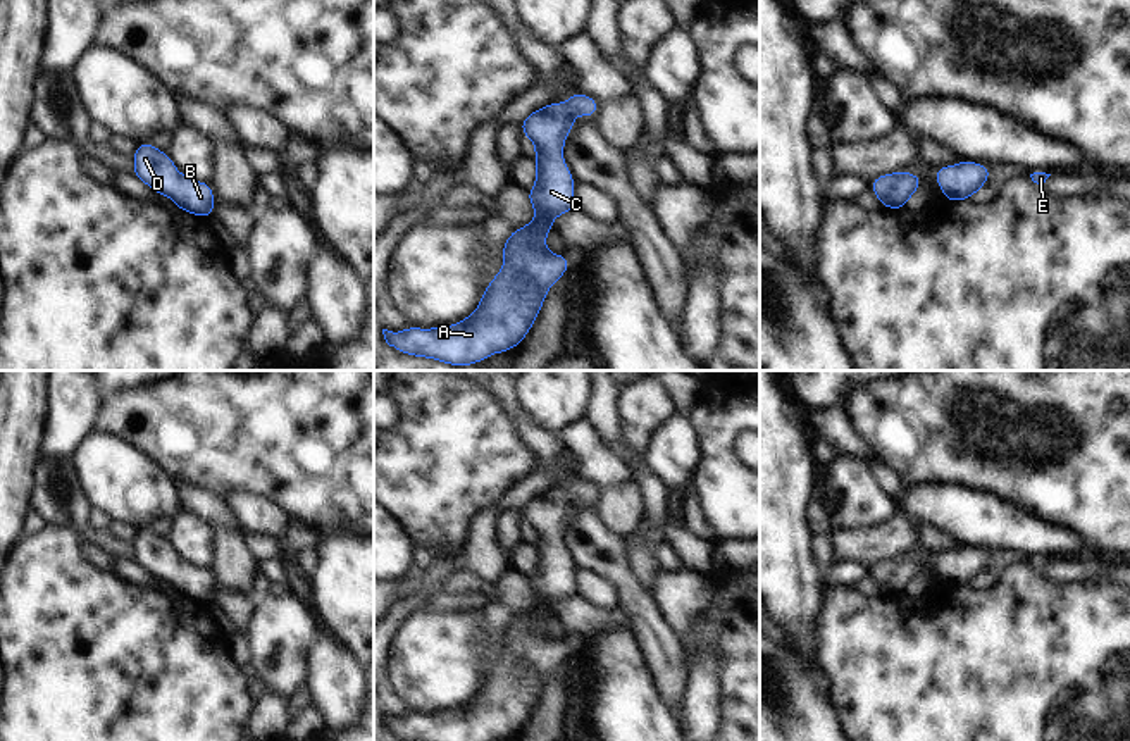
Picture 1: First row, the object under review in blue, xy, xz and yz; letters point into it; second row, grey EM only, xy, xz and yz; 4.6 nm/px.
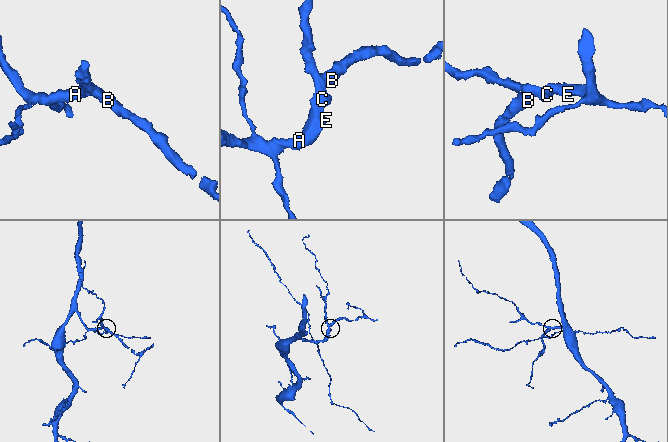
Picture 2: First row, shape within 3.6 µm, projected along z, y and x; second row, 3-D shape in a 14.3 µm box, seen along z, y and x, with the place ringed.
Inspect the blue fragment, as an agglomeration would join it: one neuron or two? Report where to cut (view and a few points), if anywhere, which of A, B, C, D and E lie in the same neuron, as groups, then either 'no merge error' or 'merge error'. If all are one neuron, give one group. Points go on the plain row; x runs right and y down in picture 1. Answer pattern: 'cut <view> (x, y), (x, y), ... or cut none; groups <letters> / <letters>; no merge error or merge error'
cut none; groups A B C D E; no merge error

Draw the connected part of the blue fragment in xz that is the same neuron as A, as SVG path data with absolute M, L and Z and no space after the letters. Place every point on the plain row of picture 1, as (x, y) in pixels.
M575 477L565 489L546 489L520 507L520 517L536 531L536 572L524 577L534 593L537 603L520 615L512 615L503 634L503 655L493 662L489 672L482 677L477 694L463 707L453 712L436 712L420 715L408 712L405 717L393 719L382 715L384 725L400 739L407 741L494 741L517 734L529 720L539 703L548 676L560 667L570 655L567 641L549 639L544 624L555 615L551 605L575 596L574 572L575 564L563 546L563 531L567 520L575 514L572 498L594 505L599 488L589 481Z

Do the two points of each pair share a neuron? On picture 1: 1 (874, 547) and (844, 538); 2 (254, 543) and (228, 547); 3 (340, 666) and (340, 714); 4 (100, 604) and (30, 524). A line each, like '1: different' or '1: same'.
1: same
2: different
3: same
4: different

